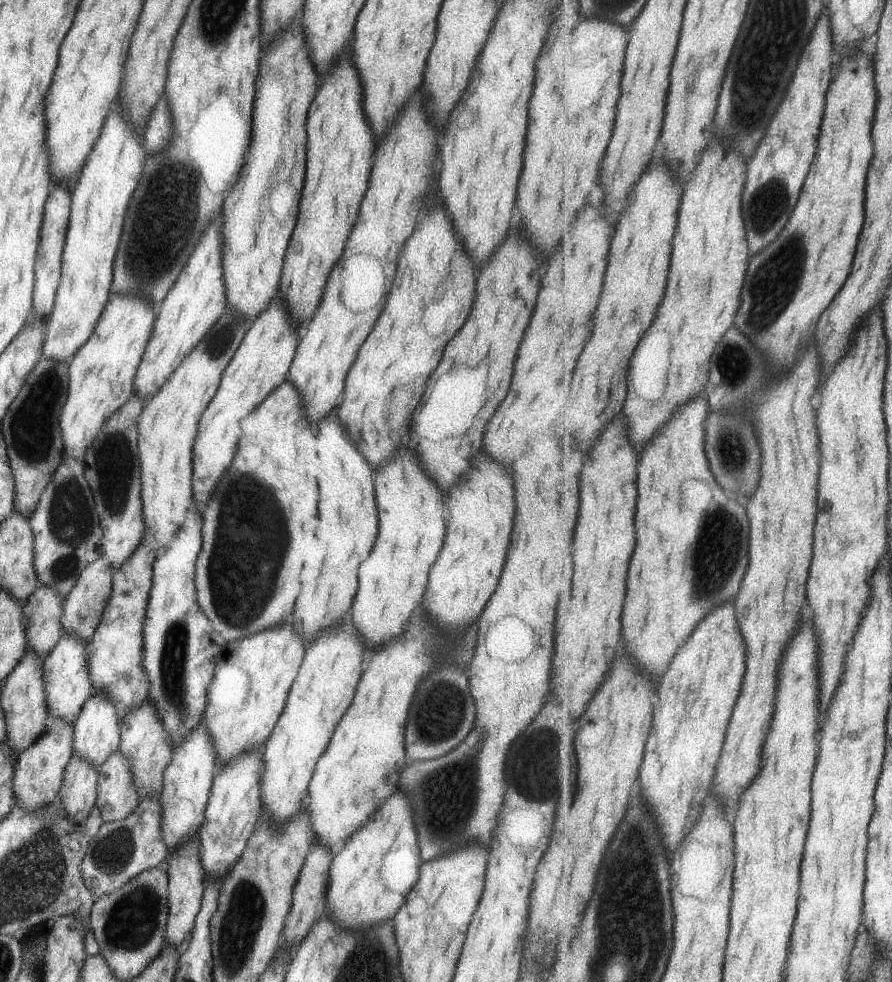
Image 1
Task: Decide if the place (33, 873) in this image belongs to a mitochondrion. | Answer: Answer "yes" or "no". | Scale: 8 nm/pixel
yes

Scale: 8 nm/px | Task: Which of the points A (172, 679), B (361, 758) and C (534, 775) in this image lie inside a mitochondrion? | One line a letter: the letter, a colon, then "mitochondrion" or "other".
A: mitochondrion
B: other
C: mitochondrion

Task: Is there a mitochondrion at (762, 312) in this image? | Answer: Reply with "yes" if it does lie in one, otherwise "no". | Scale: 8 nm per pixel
yes

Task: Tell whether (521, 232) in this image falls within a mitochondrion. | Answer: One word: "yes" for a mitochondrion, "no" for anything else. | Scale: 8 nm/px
no

